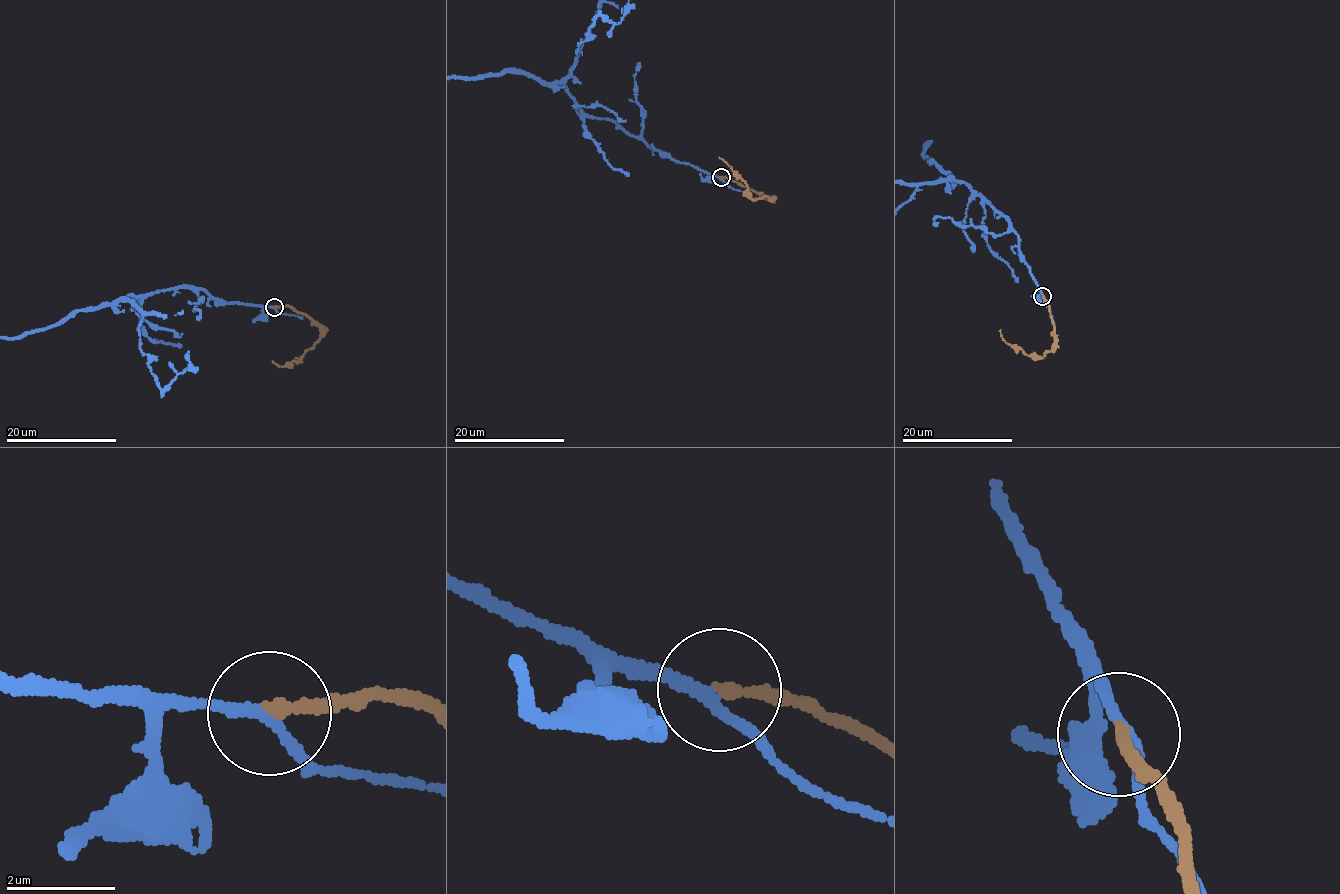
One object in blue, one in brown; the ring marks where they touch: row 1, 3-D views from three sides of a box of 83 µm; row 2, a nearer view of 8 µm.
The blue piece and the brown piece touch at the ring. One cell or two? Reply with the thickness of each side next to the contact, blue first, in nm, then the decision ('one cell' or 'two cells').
190/240 nm | one cell

